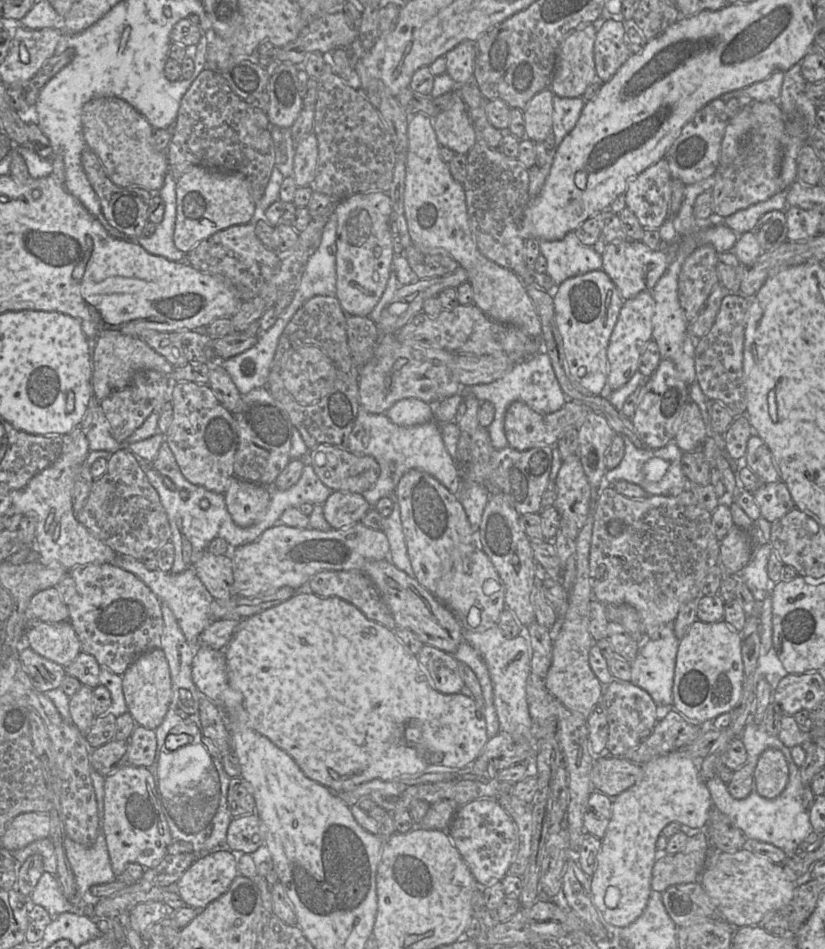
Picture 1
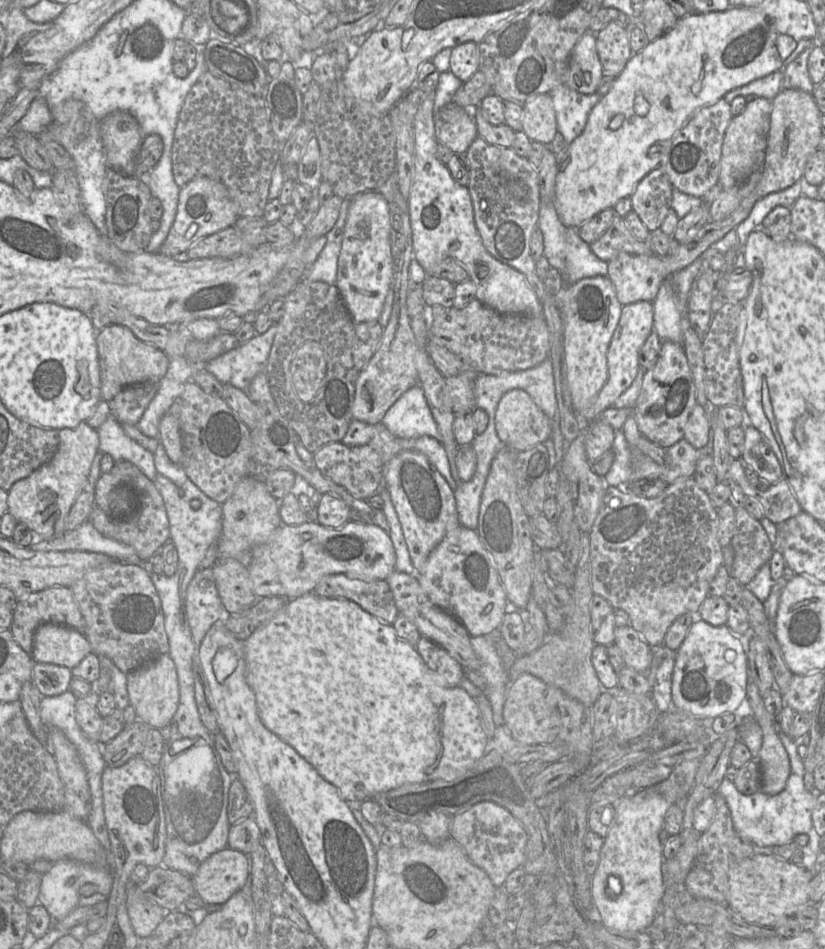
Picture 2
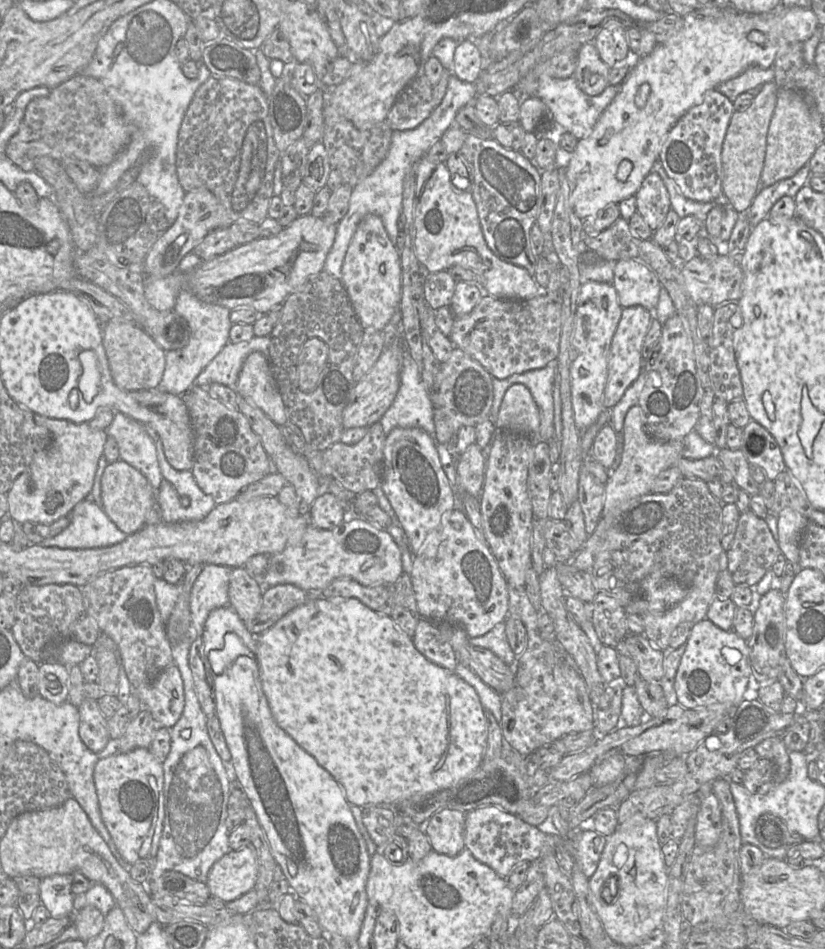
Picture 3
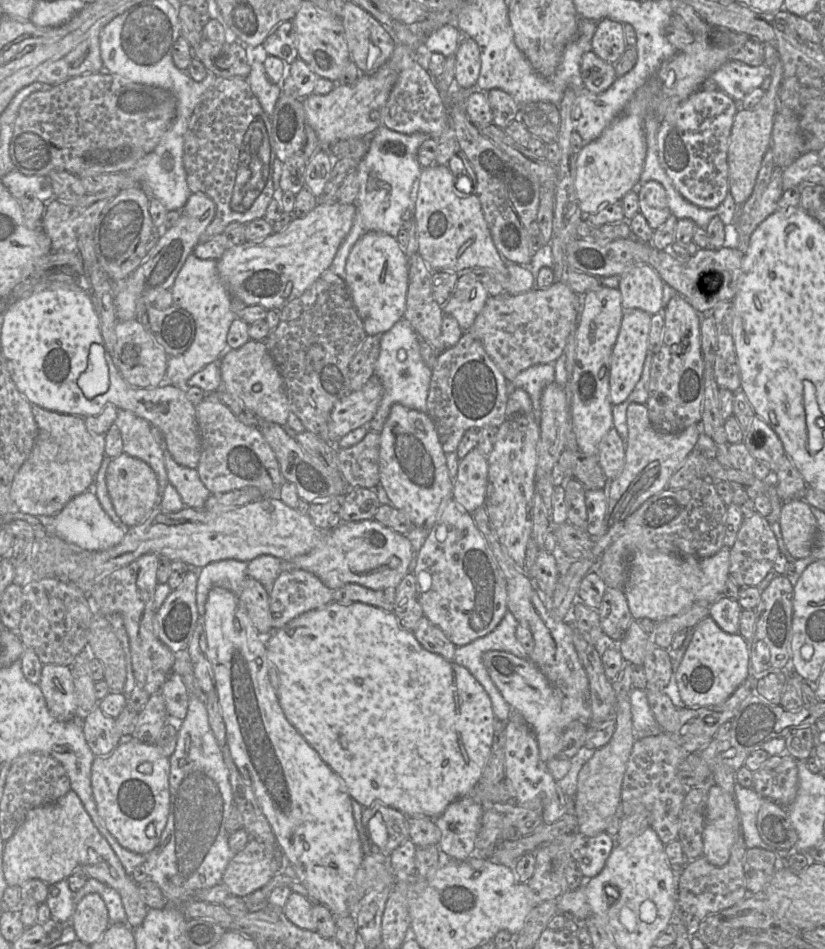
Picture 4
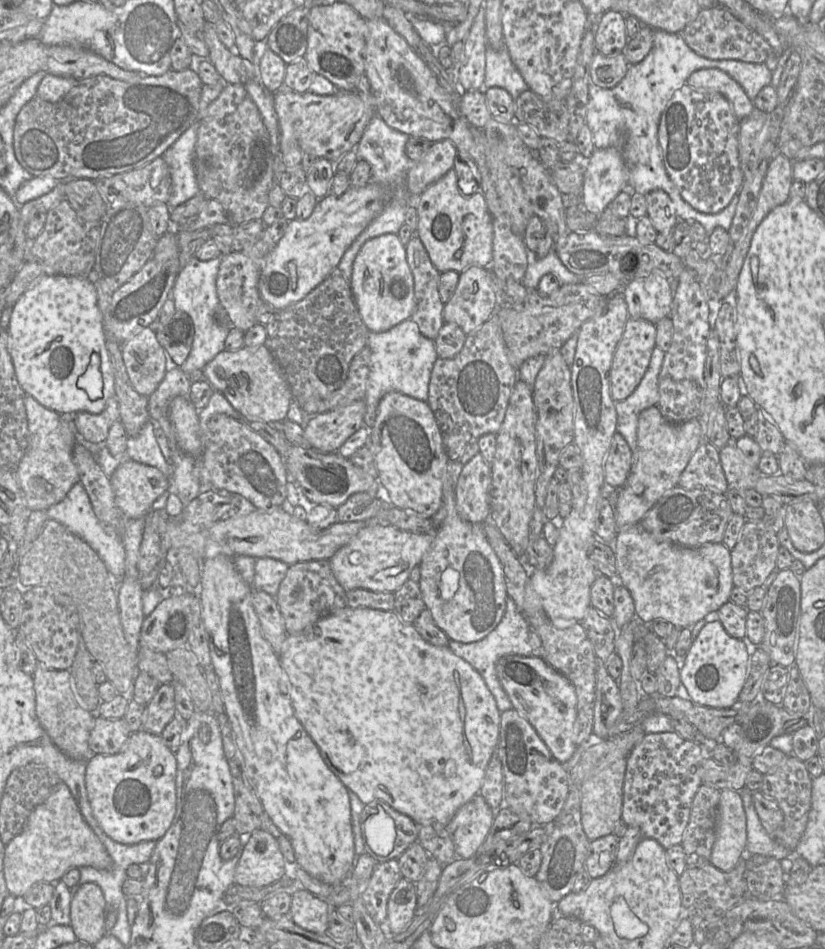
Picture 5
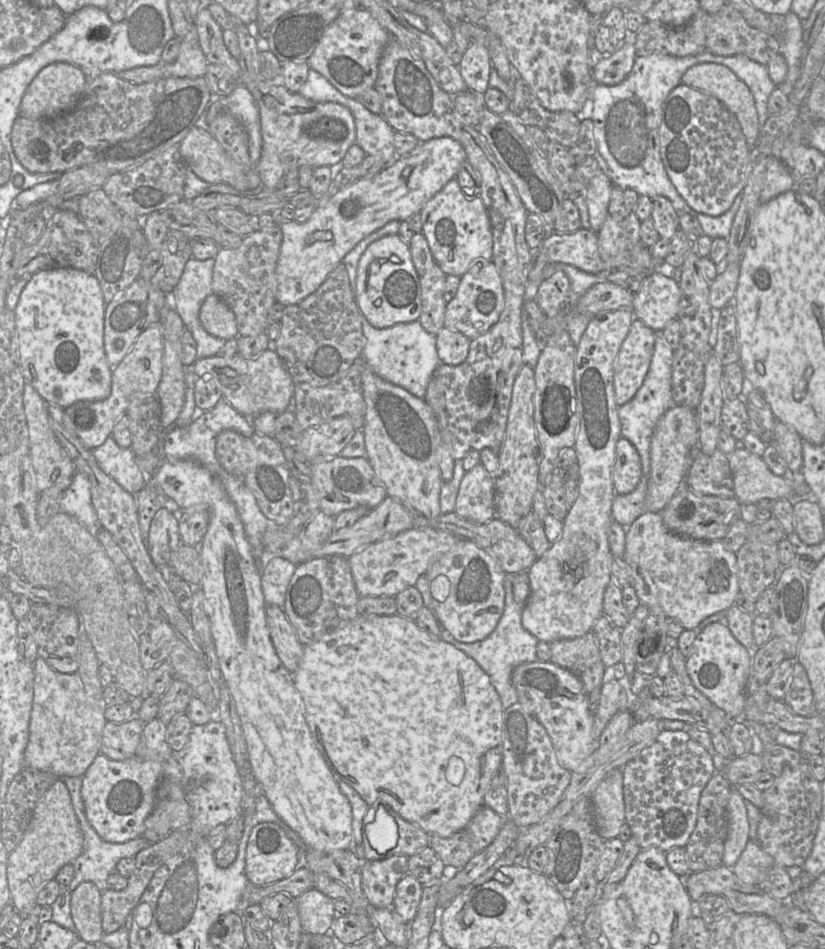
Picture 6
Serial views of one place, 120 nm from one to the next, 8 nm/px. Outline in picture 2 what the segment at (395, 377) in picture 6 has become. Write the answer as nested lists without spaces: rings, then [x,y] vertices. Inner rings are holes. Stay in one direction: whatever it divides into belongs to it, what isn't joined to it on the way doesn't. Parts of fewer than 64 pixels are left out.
[[[420,384],[407,390],[389,408],[382,423],[396,437],[414,439],[429,436],[442,443],[442,435]]]

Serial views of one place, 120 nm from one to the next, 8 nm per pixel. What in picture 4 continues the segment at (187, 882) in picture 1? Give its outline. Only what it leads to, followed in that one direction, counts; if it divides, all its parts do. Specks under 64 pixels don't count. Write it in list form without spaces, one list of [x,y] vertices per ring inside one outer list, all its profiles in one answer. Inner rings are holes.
[[[251,838],[229,861],[222,882],[231,896],[247,898],[273,877],[273,861],[264,846]]]

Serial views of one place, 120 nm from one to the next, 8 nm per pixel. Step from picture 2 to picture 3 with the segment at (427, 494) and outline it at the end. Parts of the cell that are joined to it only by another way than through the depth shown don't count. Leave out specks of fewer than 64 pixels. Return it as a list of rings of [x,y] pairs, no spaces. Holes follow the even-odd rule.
[[[394,428],[384,446],[381,486],[404,529],[415,555],[428,533],[441,523],[442,515],[457,507],[458,496],[445,474],[435,439],[420,428]]]

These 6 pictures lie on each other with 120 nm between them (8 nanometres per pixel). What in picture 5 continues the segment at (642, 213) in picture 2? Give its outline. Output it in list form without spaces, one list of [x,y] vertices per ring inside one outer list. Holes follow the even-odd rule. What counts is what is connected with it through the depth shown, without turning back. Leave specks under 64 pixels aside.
[[[653,190],[646,194],[647,216],[658,233],[670,232],[678,222],[673,204],[663,190]]]

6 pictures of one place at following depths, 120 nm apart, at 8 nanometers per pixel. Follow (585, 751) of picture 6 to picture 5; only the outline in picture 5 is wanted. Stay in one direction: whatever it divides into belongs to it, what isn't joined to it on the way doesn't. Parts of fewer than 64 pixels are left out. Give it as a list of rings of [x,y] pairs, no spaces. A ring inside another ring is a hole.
[[[506,655],[496,664],[496,673],[512,706],[534,727],[552,755],[560,763],[567,762],[577,745],[572,740],[578,714],[577,697],[573,685],[541,657]]]

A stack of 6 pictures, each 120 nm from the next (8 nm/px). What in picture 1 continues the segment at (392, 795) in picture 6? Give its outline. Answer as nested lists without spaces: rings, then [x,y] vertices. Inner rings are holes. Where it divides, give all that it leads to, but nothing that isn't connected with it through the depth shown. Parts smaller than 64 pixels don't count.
[[[307,589],[297,590],[287,601],[241,620],[224,653],[227,680],[234,690],[243,695],[248,726],[287,752],[308,778],[333,792],[350,790],[373,779],[391,780],[463,769],[479,757],[488,742],[483,707],[478,707],[473,697],[467,697],[462,693],[443,694],[437,691],[418,657],[399,641],[394,630],[368,619],[356,606],[339,597],[322,597]]]

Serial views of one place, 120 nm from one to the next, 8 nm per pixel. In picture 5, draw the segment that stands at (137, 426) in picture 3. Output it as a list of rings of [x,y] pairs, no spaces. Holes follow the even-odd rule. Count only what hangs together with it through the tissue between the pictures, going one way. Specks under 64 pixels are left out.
[[[152,420],[143,426],[137,436],[128,437],[126,455],[134,461],[158,468],[172,484],[172,466],[157,443]]]

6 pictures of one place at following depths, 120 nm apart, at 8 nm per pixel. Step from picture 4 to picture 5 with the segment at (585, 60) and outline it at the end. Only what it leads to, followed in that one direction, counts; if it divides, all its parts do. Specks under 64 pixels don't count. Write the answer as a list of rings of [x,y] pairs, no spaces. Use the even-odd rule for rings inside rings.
[[[595,52],[591,62],[590,79],[595,85],[610,89],[624,78],[629,66],[622,52],[614,56]]]

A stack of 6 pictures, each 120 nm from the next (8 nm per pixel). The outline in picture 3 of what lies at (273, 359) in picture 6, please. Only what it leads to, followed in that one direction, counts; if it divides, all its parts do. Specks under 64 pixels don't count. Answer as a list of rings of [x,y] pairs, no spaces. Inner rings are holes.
[[[257,351],[247,356],[235,390],[260,408],[276,425],[285,426],[287,423],[285,406],[267,356]]]

